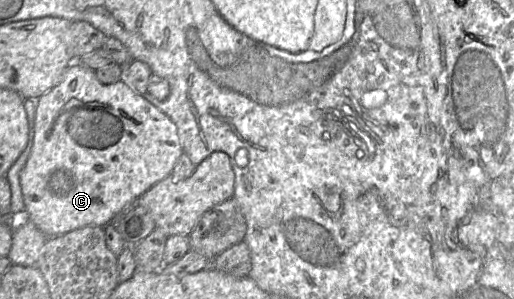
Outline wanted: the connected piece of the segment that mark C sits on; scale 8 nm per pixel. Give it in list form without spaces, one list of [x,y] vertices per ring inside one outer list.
[[[73,61],[61,81],[38,98],[33,145],[20,174],[25,216],[48,238],[85,226],[104,228],[152,186],[167,178],[183,153],[175,124],[122,80],[102,84],[95,71]]]

